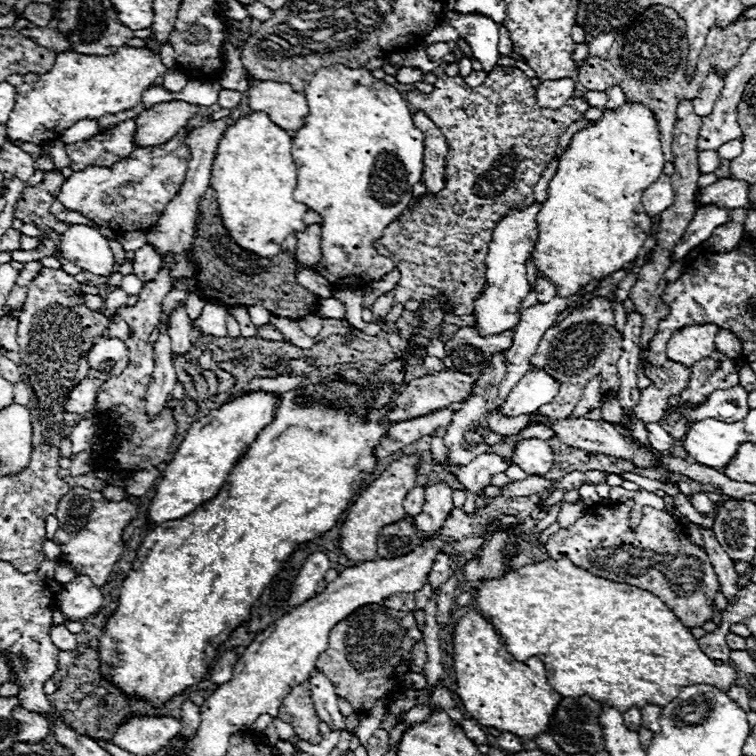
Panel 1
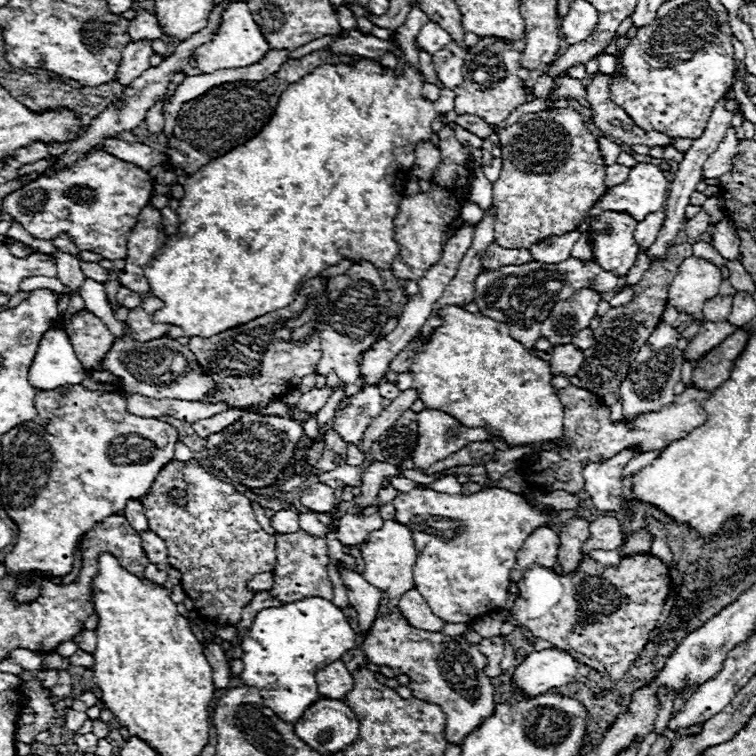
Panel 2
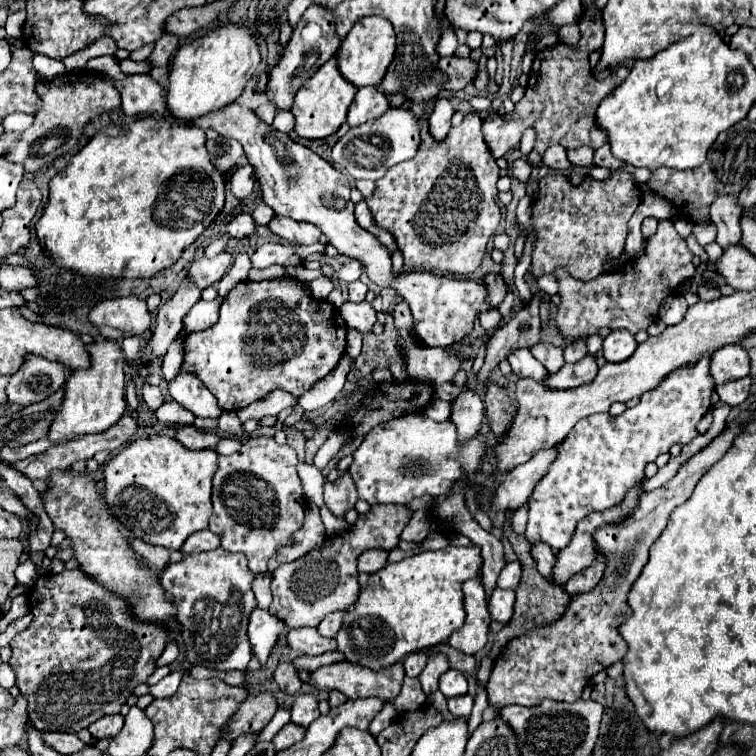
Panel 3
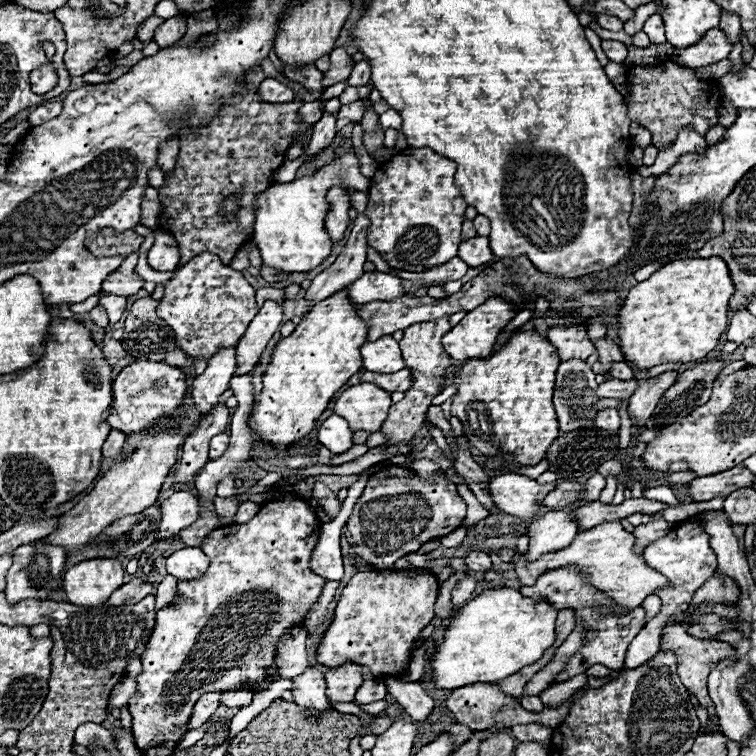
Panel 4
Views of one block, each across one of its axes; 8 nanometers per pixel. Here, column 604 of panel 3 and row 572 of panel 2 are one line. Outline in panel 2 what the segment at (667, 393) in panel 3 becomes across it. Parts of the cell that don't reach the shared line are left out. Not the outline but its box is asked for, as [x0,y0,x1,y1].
[392,488,556,624]

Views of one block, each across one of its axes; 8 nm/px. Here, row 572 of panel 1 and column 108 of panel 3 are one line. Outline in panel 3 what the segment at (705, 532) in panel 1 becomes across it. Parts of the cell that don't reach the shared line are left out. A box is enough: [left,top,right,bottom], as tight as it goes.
[88,714,124,740]

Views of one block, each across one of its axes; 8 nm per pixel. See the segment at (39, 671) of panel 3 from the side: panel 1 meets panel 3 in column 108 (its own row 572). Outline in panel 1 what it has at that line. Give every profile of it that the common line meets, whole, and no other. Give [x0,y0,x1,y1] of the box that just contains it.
[544,500,720,628]

